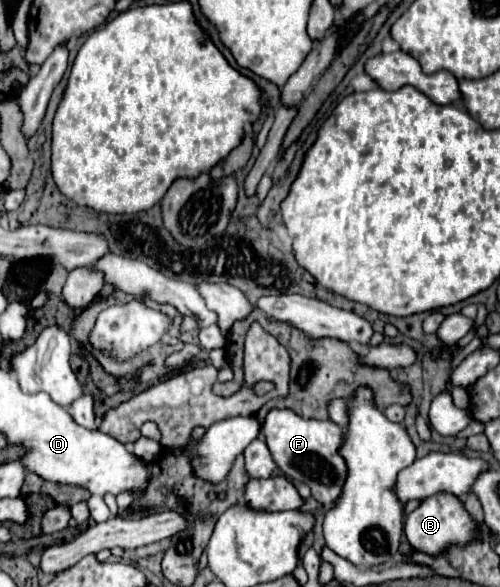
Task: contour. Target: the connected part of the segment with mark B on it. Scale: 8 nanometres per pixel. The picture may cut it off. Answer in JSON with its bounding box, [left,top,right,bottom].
[404,494,478,556]

